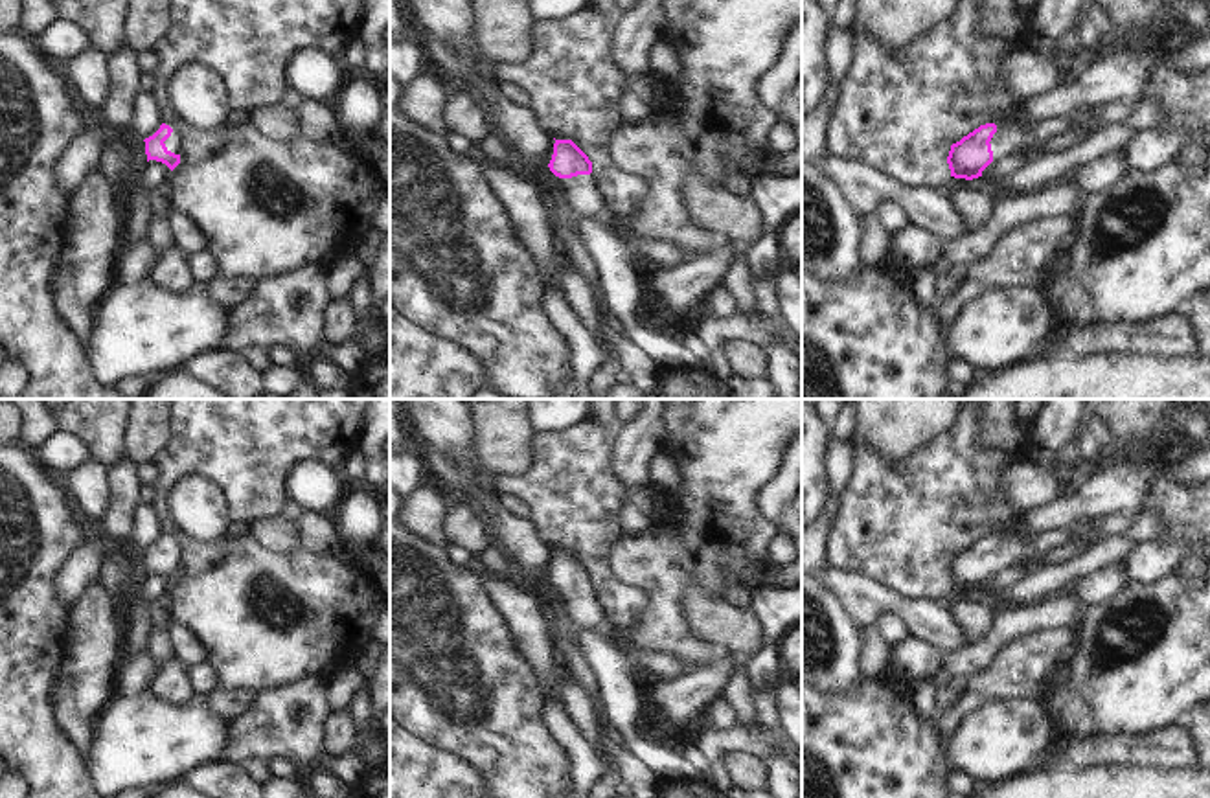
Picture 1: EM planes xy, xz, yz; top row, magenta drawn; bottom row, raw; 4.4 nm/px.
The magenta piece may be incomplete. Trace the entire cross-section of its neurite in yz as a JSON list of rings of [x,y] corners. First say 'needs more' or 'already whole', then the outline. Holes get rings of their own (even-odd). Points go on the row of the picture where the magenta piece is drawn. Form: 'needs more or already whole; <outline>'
needs more; [[[986,123],[951,145],[947,164],[951,177],[973,180],[995,160],[1019,153],[1035,142],[1021,125]]]

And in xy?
needs more; [[[162,123],[160,129],[143,140],[147,162],[156,160],[171,171],[180,164],[182,134]]]

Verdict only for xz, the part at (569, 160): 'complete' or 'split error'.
split error

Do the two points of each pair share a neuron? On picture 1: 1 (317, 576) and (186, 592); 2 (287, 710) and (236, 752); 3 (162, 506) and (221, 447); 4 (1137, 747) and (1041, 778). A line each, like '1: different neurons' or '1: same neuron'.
1: same neuron
2: same neuron
3: same neuron
4: different neurons

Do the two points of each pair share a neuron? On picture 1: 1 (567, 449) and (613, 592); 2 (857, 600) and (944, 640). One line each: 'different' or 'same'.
1: same
2: same

